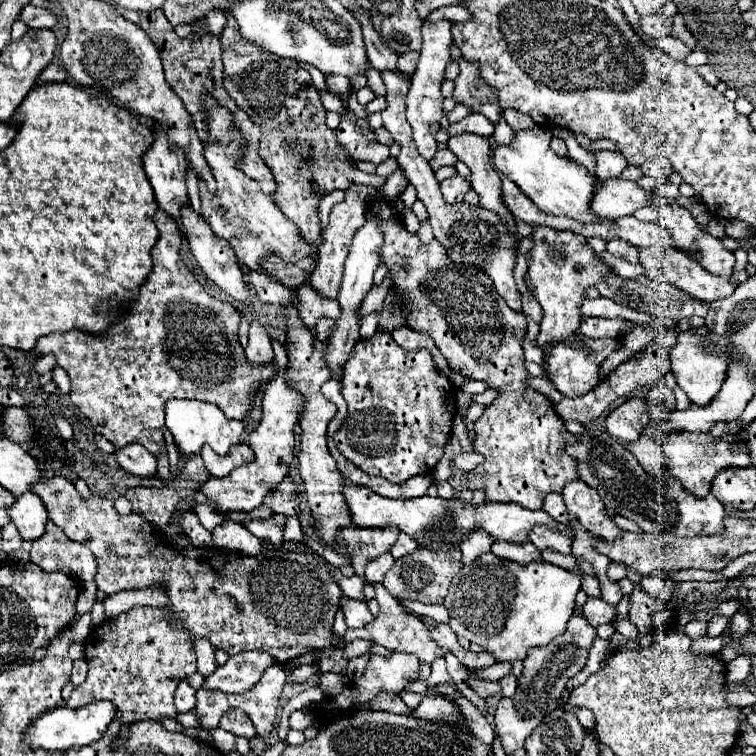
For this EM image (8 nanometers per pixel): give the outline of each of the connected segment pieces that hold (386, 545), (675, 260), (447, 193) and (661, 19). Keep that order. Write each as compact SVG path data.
M345 527L341 531L341 539L347 547L347 555L351 555L351 563L355 567L355 573L365 579L365 565L387 553L393 543L397 541L399 529L387 527L387 529L363 529L363 527Z
M643 247L643 249L639 249L639 263L645 267L645 271L647 271L647 275L651 279L673 283L681 291L685 291L691 297L701 299L701 301L717 301L717 299L729 297L735 291L733 283L729 283L727 279L719 275L711 275L709 271L705 271L703 267L699 267L699 263L695 259L691 259L687 253L683 253L679 249L653 251L653 247Z
M451 177L441 183L441 195L447 203L459 203L463 201L463 195L471 189L471 183L465 181L463 177Z
M657 11L655 15L641 15L639 17L641 31L645 35L649 35L649 37L655 37L655 39L669 35L671 23L673 23L673 19L667 17L667 15L663 15L663 11Z

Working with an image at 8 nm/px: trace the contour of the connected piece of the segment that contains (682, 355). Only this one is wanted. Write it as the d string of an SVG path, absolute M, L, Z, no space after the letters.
M705 325L679 333L675 347L671 349L671 371L679 383L679 387L687 393L687 397L695 405L707 405L723 387L723 379L727 379L727 363L735 359L735 347L731 347L729 335L719 335L707 331Z

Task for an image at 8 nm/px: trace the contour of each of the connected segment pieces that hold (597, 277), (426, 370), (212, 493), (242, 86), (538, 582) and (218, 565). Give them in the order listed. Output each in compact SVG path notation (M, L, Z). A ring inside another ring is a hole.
M535 223L529 227L533 229L533 233L529 235L529 239L533 241L533 247L529 251L531 257L527 261L525 285L529 293L533 293L539 305L543 307L537 345L543 351L549 351L551 341L577 333L585 291L601 283L603 275L611 275L613 271L607 263L603 263L593 253L593 249L589 247L583 235L575 235L573 231L555 231L553 227L535 227Z
M375 333L371 339L359 339L343 365L341 393L347 401L349 413L335 433L337 449L357 467L375 477L385 477L391 483L403 483L413 475L431 473L443 457L443 447L451 437L455 417L455 387L431 359L427 349L405 351L389 333Z
M289 365L277 375L273 377L263 391L263 417L261 423L257 427L257 431L253 431L249 435L249 447L255 451L255 461L235 469L229 477L225 479L217 479L217 477L209 477L209 481L201 487L201 491L215 501L217 511L251 511L255 507L259 507L263 503L263 497L277 487L277 483L283 481L283 477L289 471L289 465L293 461L293 453L295 453L295 433L293 427L299 423L299 415L303 411L303 395L299 395L299 391L295 391L289 383L287 383L287 373L289 373Z
M226 13L226 25L223 35L219 35L221 39L221 49L223 49L223 73L225 73L225 89L227 93L237 101L237 105L257 123L263 127L263 139L259 145L259 155L263 157L263 161L269 165L269 169L275 175L277 181L277 193L275 193L275 203L277 207L299 227L299 231L305 235L305 239L309 239L311 243L319 245L319 199L323 199L323 195L327 195L327 191L335 191L343 187L347 189L347 183L363 183L363 185L371 185L375 189L379 189L385 179L377 177L375 173L367 175L363 171L359 171L355 167L355 161L349 159L349 155L339 149L337 139L335 139L335 131L331 131L325 125L325 107L319 99L319 91L315 89L309 71L305 71L303 67L299 67L295 61L291 59L283 59L279 55L271 55L269 51L259 51L253 43L247 43L239 31L237 31L237 23L231 13ZM315 149L315 163L307 163L307 153Z
M485 553L451 579L443 605L449 611L449 627L459 637L481 645L499 663L513 663L523 661L529 649L543 647L565 631L579 587L577 571L559 569L545 561L519 565Z
M63 477L39 481L31 489L43 499L49 511L49 519L57 527L61 527L69 539L87 545L95 555L97 589L113 595L117 591L135 591L161 585L165 587L169 597L167 607L133 607L131 611L125 611L123 615L103 621L99 627L91 629L91 635L87 635L85 639L85 659L89 665L89 673L85 683L75 687L71 697L65 701L69 709L109 699L121 709L123 723L159 719L163 715L175 717L177 711L173 705L173 693L179 685L179 679L197 672L196 655L191 643L195 637L209 639L217 649L223 649L229 655L251 649L265 651L279 663L289 663L313 649L329 649L339 645L339 637L333 633L333 619L343 591L331 575L329 563L321 555L317 555L305 541L299 541L305 547L303 551L285 551L275 549L275 543L271 543L269 539L261 539L263 555L225 555L225 551L217 547L181 549L169 545L165 541L165 535L151 527L151 523L147 523L143 515L139 517L137 513L131 513L123 517L115 511L111 499L99 495L93 495L87 501L81 499L73 483Z

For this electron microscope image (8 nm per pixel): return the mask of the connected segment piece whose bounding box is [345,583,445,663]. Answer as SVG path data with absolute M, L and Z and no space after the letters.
M371 583L375 589L375 599L379 601L381 609L379 615L375 617L375 621L363 629L347 629L345 633L345 643L353 641L353 639L369 639L375 645L383 645L391 651L405 651L405 653L415 653L419 655L421 661L431 663L435 657L445 655L445 649L437 647L431 639L429 639L429 631L425 629L425 625L421 623L421 619L417 619L415 615L409 615L403 607L399 607L399 601L393 599L393 595L383 587L383 583Z

